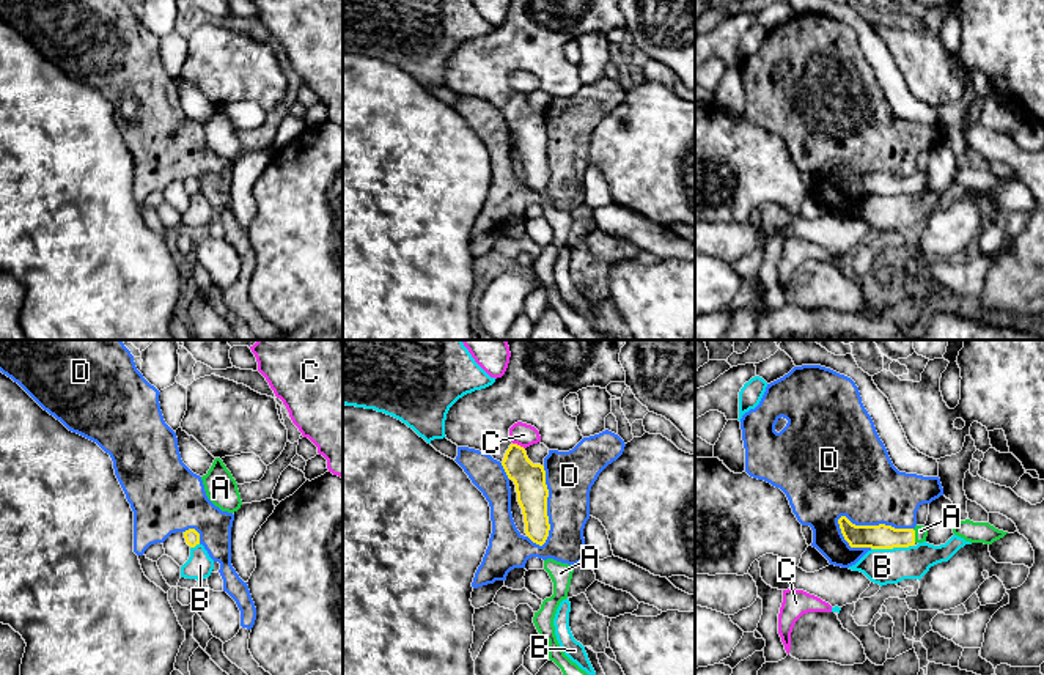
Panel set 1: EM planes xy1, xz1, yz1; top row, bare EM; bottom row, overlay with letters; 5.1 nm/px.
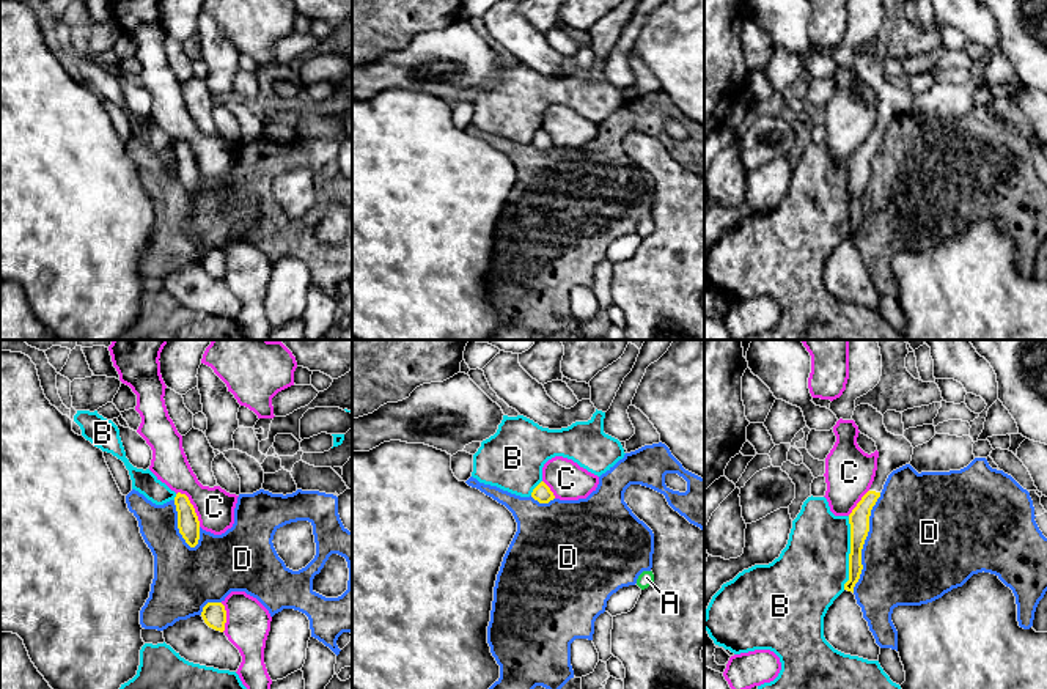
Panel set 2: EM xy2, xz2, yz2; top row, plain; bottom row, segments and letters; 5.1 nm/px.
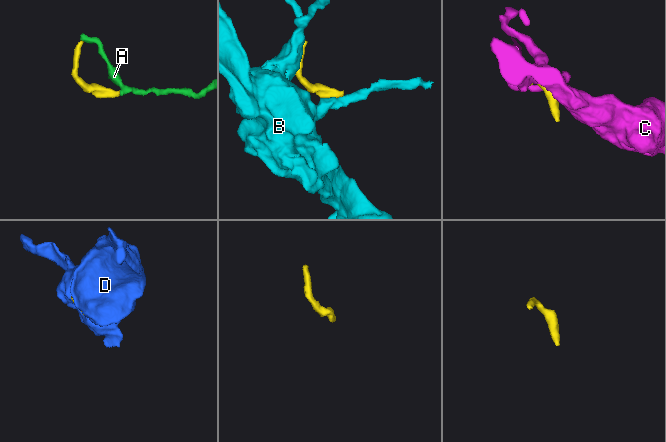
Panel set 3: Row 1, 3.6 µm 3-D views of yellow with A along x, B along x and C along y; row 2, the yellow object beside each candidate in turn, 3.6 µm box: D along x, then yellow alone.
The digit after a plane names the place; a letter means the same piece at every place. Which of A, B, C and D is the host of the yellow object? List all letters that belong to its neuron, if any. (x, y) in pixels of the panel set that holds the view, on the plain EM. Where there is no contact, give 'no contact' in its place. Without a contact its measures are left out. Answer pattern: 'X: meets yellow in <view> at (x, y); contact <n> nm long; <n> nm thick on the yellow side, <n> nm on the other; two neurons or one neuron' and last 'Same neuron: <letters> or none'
A: meets yellow in yz1 at (914, 183); contact 70 nm long; 130 nm thick on the yellow side, 60 nm on the other; one neuron
B: meets yellow in yz2 at (851, 200); contact 380 nm long; 110 nm thick on the yellow side, 360 nm on the other; two neurons
C: meets yellow in xy2 at (192, 154); contact 220 nm long; 110 nm thick on the yellow side, 200 nm on the other; two neurons
D: meets yellow in yz1 at (874, 173); contact 400 nm long; 130 nm thick on the yellow side, 380 nm on the other; two neurons
Same neuron: A

